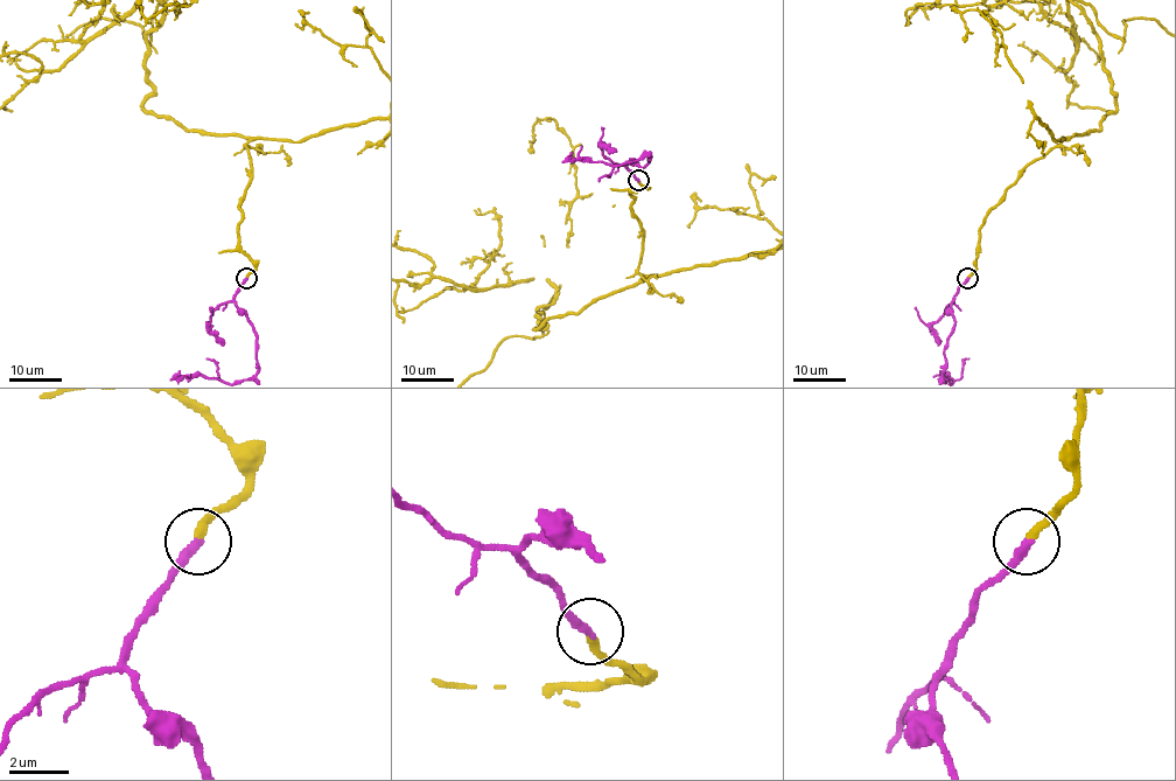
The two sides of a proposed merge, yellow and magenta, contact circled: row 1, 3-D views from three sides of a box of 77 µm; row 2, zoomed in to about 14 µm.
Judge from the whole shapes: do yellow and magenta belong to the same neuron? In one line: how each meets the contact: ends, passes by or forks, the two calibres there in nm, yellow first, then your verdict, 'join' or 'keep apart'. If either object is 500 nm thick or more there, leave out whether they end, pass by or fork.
yellow ends | magenta ends | 280/320 nm | join

